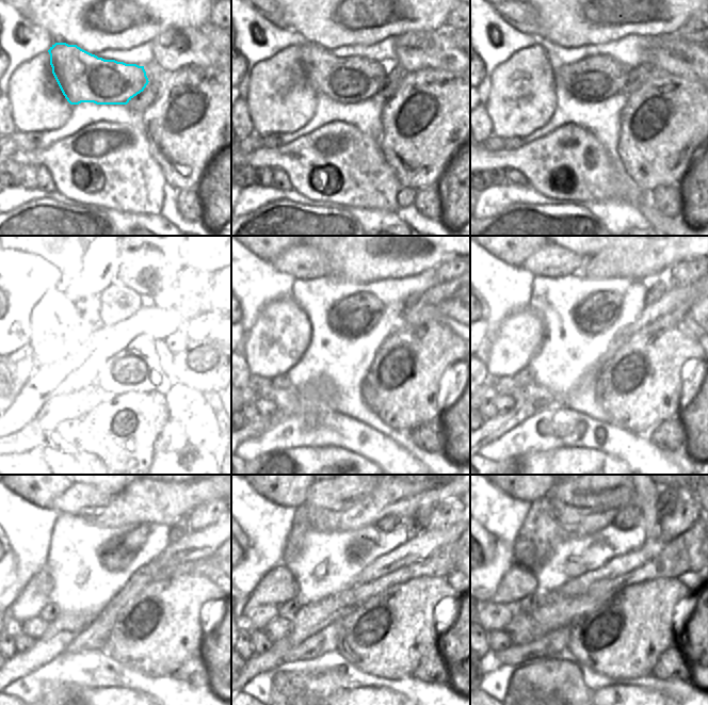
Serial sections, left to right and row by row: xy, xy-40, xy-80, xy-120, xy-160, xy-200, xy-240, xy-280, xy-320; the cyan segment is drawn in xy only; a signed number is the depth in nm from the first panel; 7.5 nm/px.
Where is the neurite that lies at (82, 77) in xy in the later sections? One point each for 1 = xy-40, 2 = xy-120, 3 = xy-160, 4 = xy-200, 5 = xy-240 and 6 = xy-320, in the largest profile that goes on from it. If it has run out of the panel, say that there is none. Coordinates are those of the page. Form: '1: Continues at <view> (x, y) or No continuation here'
1: Continues at xy-40 (343, 79)
2: Continues at xy-120 (117, 316)
3: Continues at xy-160 (353, 317)
4: Continues at xy-200 (596, 314)
5: Continues at xy-240 (119, 553)
6: Continues at xy-320 (629, 516)

